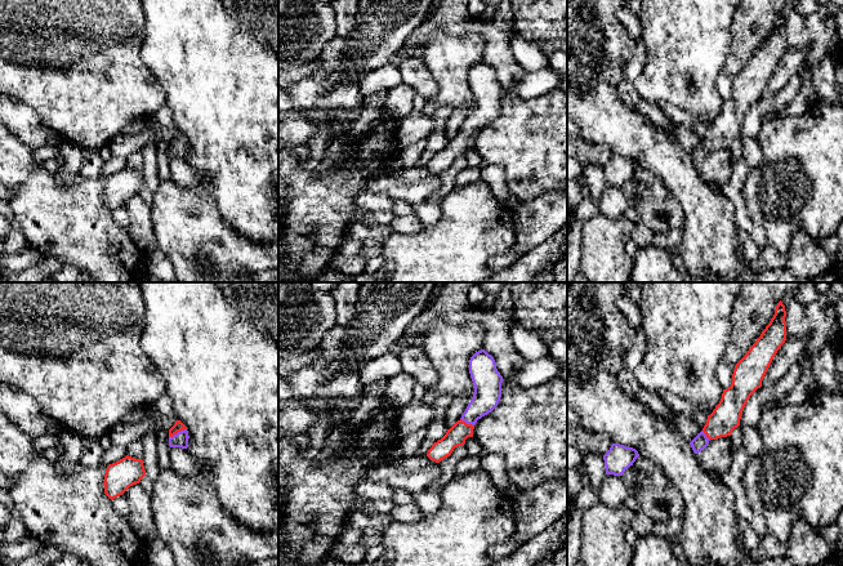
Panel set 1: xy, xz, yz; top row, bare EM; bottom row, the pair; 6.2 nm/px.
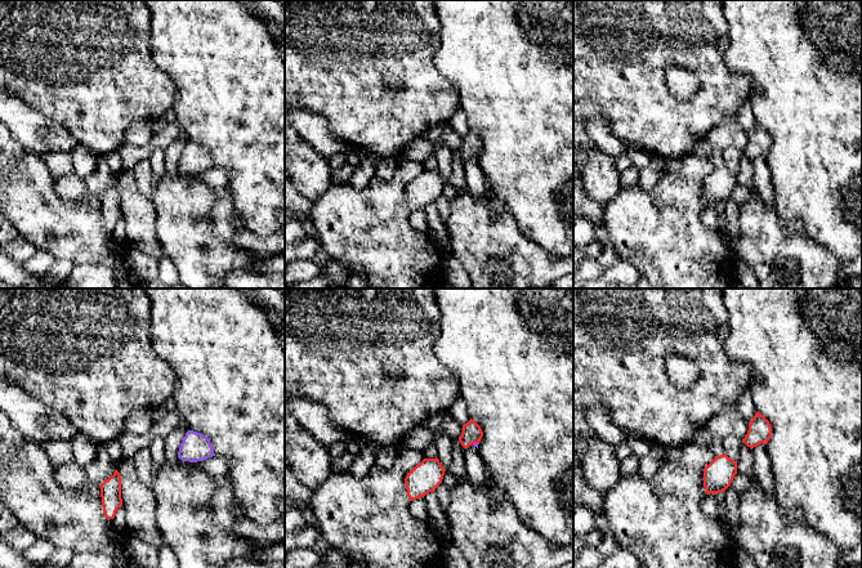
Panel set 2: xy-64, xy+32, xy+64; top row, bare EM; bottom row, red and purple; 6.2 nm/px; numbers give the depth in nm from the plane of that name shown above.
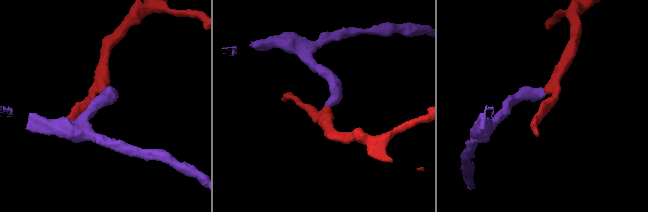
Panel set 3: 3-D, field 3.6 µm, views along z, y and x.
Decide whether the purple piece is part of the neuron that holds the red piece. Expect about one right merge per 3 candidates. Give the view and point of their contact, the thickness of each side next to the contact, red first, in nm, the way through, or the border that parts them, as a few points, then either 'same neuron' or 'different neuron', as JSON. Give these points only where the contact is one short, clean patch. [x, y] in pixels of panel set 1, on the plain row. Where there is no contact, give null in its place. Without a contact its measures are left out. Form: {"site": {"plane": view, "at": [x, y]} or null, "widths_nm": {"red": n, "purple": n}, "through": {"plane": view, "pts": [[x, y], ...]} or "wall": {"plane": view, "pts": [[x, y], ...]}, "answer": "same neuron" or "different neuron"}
{"site": {"plane": "xy", "at": [177, 143]}, "widths_nm": {"red": 60, "purple": 100}, "through": {"plane": "xy", "pts": [[178, 137], [177, 143], [181, 151]]}, "answer": "same neuron"}

